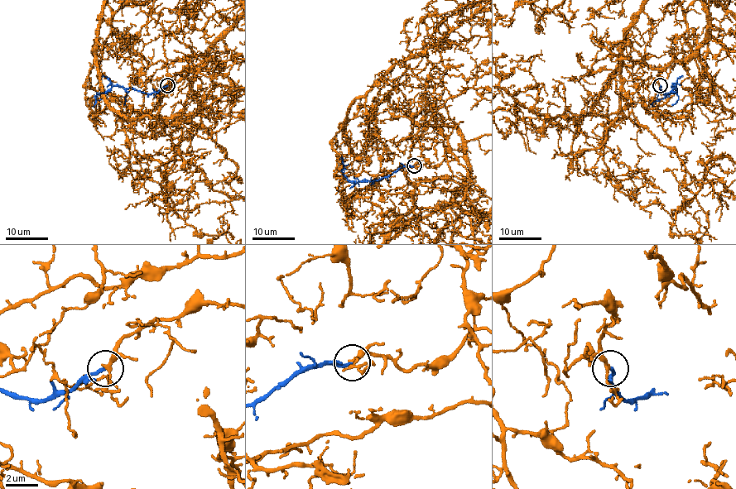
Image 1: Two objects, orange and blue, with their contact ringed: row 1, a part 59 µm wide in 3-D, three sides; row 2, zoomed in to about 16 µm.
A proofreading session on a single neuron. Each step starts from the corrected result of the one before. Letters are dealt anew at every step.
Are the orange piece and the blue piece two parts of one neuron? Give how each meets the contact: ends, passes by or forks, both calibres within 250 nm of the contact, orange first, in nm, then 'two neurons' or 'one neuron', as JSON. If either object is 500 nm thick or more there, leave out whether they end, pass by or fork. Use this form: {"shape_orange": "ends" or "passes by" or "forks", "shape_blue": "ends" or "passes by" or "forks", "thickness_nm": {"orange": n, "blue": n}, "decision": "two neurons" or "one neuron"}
{"shape_orange": "passes by", "shape_blue": "ends", "thickness_nm": {"orange": 200, "blue": 220}, "decision": "two neurons"}

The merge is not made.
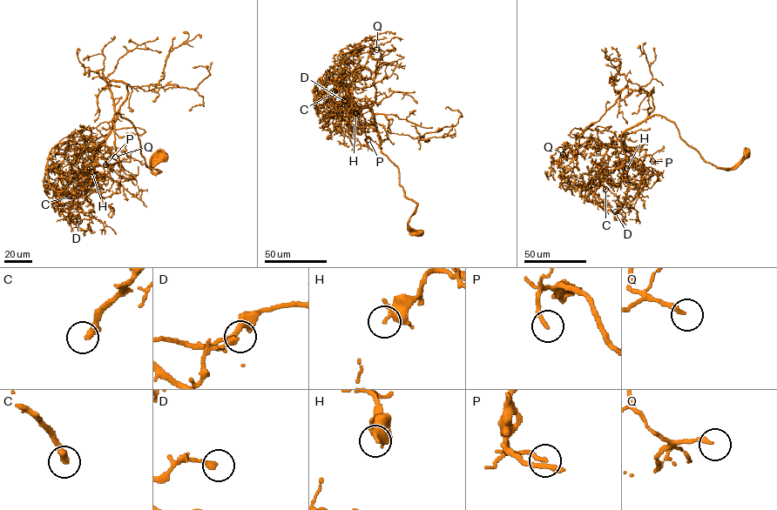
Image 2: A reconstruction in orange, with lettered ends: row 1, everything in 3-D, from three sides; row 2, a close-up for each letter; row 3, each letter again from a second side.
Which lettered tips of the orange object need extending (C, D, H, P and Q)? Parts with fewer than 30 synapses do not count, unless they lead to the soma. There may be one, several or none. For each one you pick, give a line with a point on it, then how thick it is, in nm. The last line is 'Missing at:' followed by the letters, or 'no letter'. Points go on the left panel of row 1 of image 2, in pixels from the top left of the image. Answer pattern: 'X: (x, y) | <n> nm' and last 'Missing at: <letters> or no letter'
C: (69, 196) | 320 nm
P: (105, 164) | 180 nm
Missing at: C, P

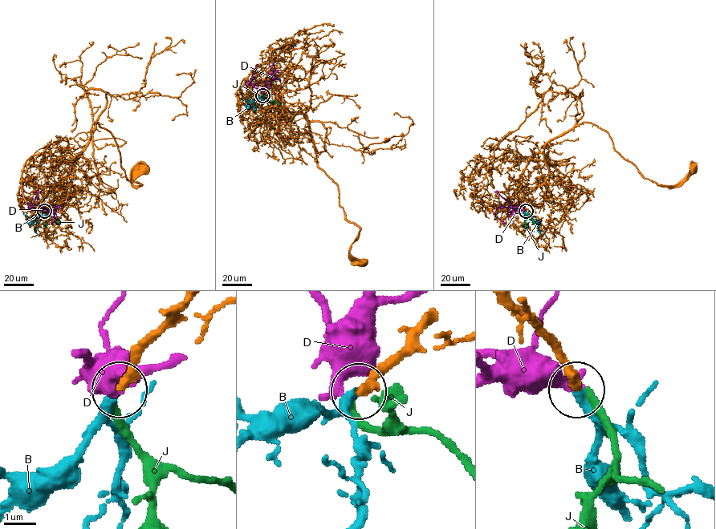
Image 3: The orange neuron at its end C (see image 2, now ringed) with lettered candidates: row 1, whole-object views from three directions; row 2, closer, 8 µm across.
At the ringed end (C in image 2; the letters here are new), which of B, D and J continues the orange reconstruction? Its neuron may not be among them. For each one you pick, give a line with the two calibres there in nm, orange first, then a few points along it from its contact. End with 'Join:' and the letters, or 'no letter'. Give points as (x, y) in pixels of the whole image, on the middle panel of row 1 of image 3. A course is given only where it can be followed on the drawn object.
B: calibres 320 and 320 nm; course (262, 95), (253, 101), (256, 109)
Join: B

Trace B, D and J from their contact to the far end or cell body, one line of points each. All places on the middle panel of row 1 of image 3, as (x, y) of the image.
B: (262, 95), (253, 101), (256, 109)
D: (263, 94), (276, 70), (273, 64), (270, 67), (272, 74)
J: (262, 95), (279, 104)

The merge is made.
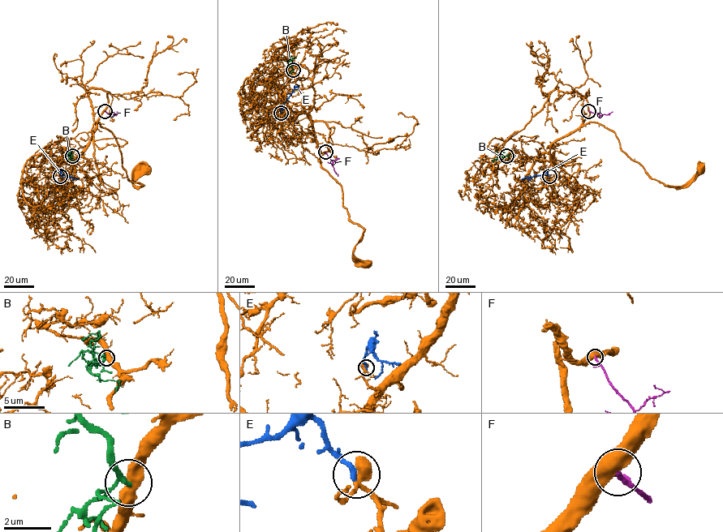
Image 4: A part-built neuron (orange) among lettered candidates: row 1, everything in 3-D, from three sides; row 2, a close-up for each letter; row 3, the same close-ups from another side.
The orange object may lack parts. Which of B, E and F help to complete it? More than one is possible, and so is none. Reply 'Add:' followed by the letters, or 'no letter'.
Add: E

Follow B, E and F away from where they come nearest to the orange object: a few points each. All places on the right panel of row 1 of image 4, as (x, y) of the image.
B: (506, 156), (493, 162)
E: (549, 176), (545, 173), (522, 179)
F: (588, 110), (600, 115), (613, 112)

